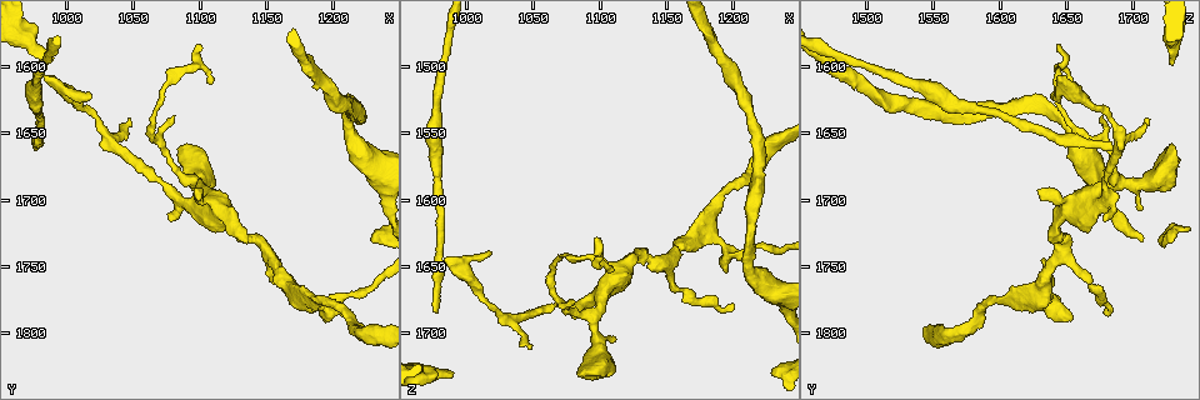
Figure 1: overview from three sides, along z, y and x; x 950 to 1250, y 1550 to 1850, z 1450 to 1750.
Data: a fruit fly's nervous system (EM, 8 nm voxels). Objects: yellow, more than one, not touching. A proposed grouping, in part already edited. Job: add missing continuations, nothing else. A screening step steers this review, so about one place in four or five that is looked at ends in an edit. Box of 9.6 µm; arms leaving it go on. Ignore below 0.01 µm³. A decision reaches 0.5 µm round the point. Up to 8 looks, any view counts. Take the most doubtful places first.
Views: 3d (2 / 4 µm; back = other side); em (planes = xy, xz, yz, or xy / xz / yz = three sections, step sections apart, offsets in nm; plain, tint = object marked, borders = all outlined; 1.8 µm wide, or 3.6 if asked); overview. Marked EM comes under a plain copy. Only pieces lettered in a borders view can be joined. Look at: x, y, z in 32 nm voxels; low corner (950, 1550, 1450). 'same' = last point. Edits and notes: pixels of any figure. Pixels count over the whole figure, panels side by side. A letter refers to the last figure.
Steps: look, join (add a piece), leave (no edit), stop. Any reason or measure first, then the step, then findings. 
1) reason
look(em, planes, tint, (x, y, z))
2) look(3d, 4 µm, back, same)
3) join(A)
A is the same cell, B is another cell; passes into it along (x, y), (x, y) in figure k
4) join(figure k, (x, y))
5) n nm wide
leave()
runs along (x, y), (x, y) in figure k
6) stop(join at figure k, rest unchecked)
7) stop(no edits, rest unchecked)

branch stops here
look(3d, 2 µm, (988, 1596, 1728))

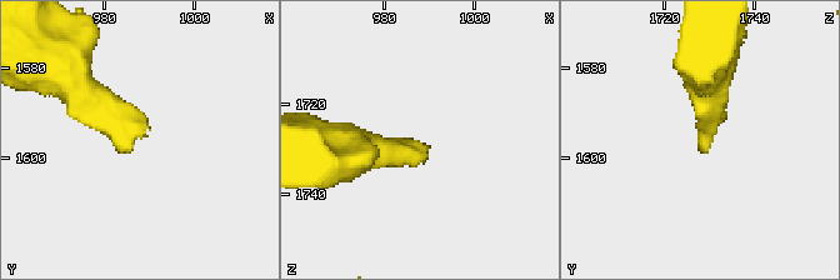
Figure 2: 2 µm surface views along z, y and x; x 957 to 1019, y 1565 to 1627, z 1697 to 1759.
need the tissue
look(em, xz, step 16, tint, (990, 1594, 1730))

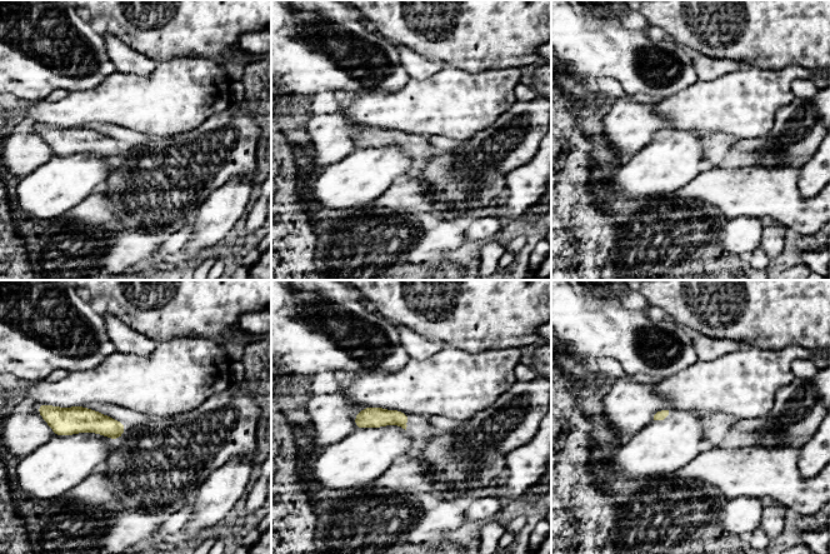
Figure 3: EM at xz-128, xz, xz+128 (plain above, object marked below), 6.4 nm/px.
what lies round it
look(em, xz, step 16, borders, same)

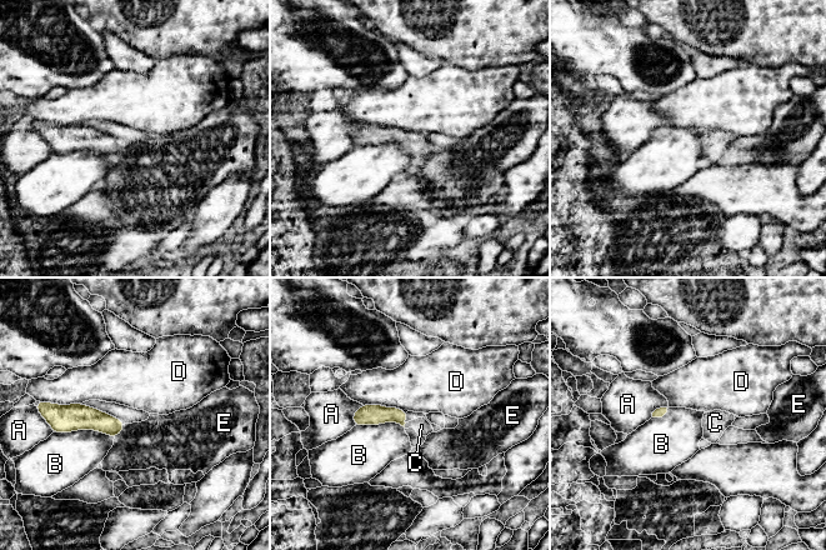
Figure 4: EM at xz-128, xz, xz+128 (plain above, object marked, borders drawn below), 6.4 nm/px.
join(C)
C is the same cell, A, B, D and E are other cells; passes into it along (368, 414), (404, 425), (421, 425) in figure 4; it goes on there

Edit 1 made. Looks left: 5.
look(overview)

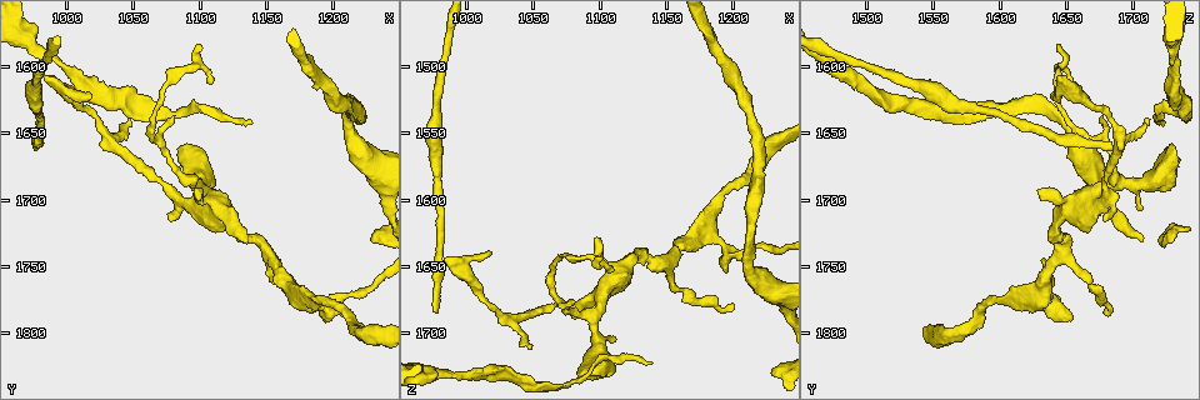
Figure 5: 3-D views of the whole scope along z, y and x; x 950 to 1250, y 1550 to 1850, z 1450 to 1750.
an open end
look(em, 3.6 µm, xy, step 8, borders, (980, 1662, 1686))

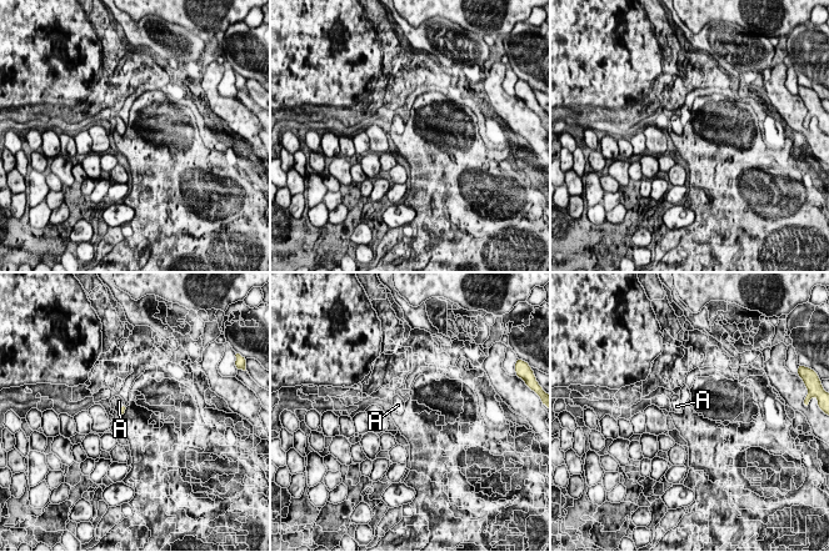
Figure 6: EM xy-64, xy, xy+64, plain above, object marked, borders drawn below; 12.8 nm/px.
another direction
look(em, 3.6 µm, planes, borders, same)

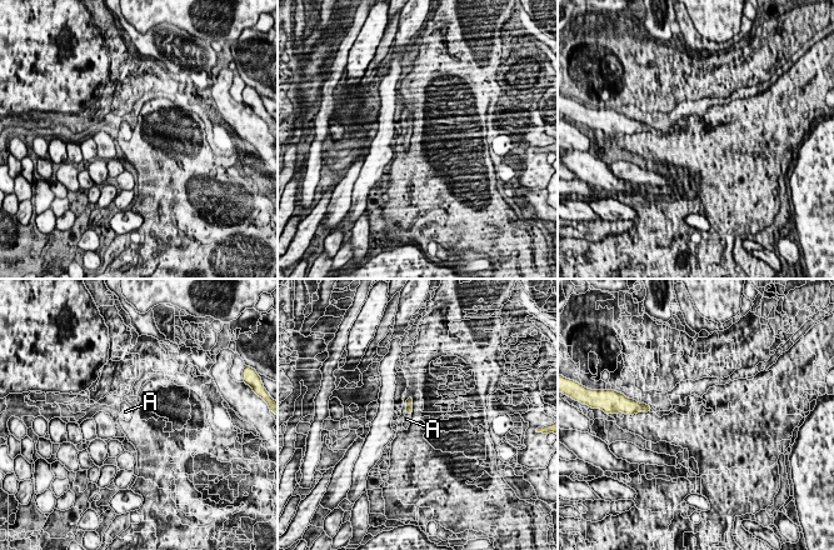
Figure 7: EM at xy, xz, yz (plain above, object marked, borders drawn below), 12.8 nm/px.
join(A)
A is the same cell; passes into it along (409, 403), (409, 414), (406, 419) in figure 7; it goes on there

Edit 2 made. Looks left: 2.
look(em, planes, tint, (1178, 1776, 1622))

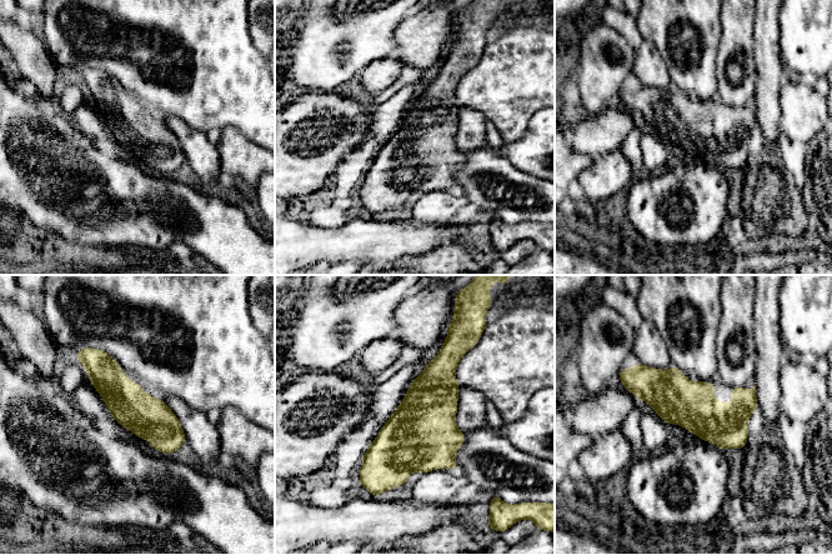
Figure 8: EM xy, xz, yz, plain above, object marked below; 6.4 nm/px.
look(em, planes, borders, same)

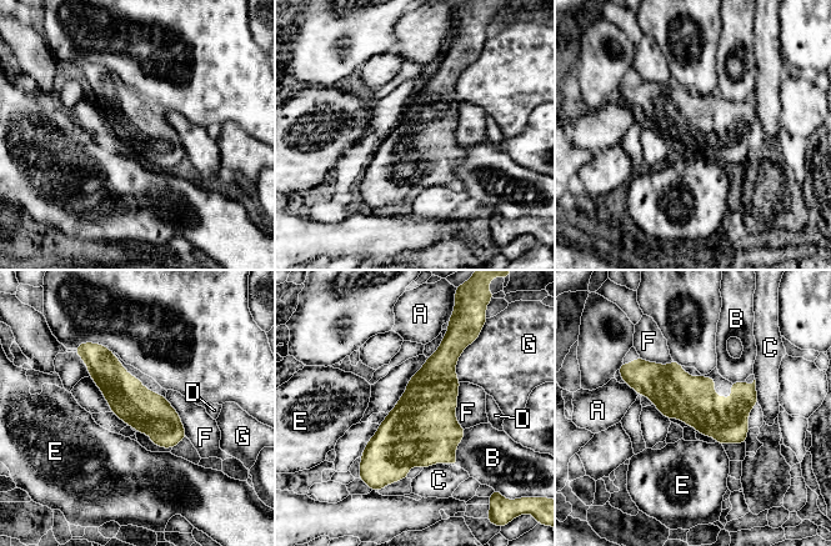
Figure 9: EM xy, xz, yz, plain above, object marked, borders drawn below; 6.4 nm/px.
F touches over 300 nm
leave()
A, B, C, D, E, F and G are other cells; none of them fits

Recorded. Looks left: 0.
stop(join at figure 4, join at figure 7, rest unchecked)

